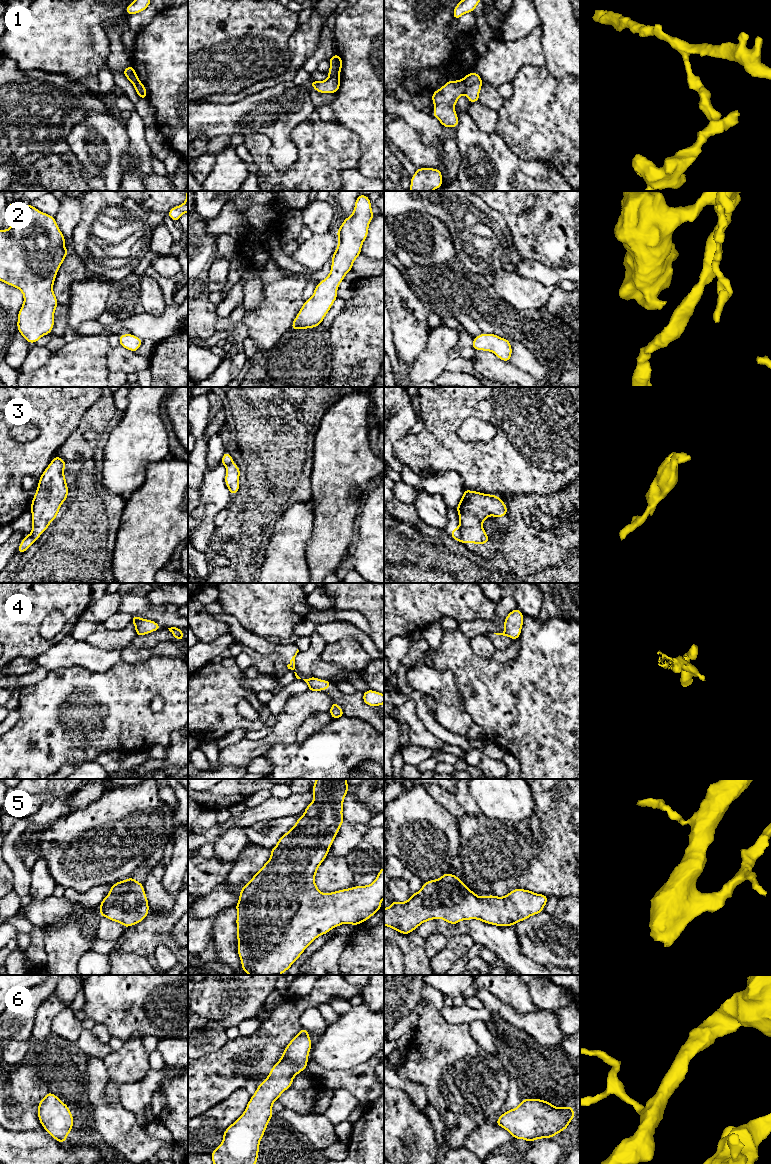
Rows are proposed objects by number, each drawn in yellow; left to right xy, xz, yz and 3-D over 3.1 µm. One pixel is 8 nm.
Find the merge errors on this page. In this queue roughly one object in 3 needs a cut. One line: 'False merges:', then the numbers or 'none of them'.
False merges: 3, 4

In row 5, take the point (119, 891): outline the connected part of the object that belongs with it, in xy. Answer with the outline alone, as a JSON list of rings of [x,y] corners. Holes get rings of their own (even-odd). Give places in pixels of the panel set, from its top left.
[[[133,877],[113,884],[108,895],[100,903],[99,911],[100,916],[122,923],[124,928],[140,923],[148,913],[148,899],[144,892],[143,884],[137,882]]]

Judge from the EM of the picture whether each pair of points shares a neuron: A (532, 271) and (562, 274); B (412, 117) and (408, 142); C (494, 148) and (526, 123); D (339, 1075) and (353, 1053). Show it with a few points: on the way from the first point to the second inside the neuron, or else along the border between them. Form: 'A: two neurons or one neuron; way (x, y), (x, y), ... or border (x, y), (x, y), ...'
A: one neuron; way (539, 272), (555, 274)
B: two neurons; border (400, 117), (418, 132), (421, 141), (425, 145)
C: two neurons; border (495, 131), (520, 157)
D: two neurons; border (365, 1061), (347, 1069), (323, 1069), (320, 1067)

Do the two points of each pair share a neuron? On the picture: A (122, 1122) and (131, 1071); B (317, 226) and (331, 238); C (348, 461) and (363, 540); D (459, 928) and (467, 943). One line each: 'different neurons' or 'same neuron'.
A: different neurons
B: different neurons
C: different neurons
D: different neurons

